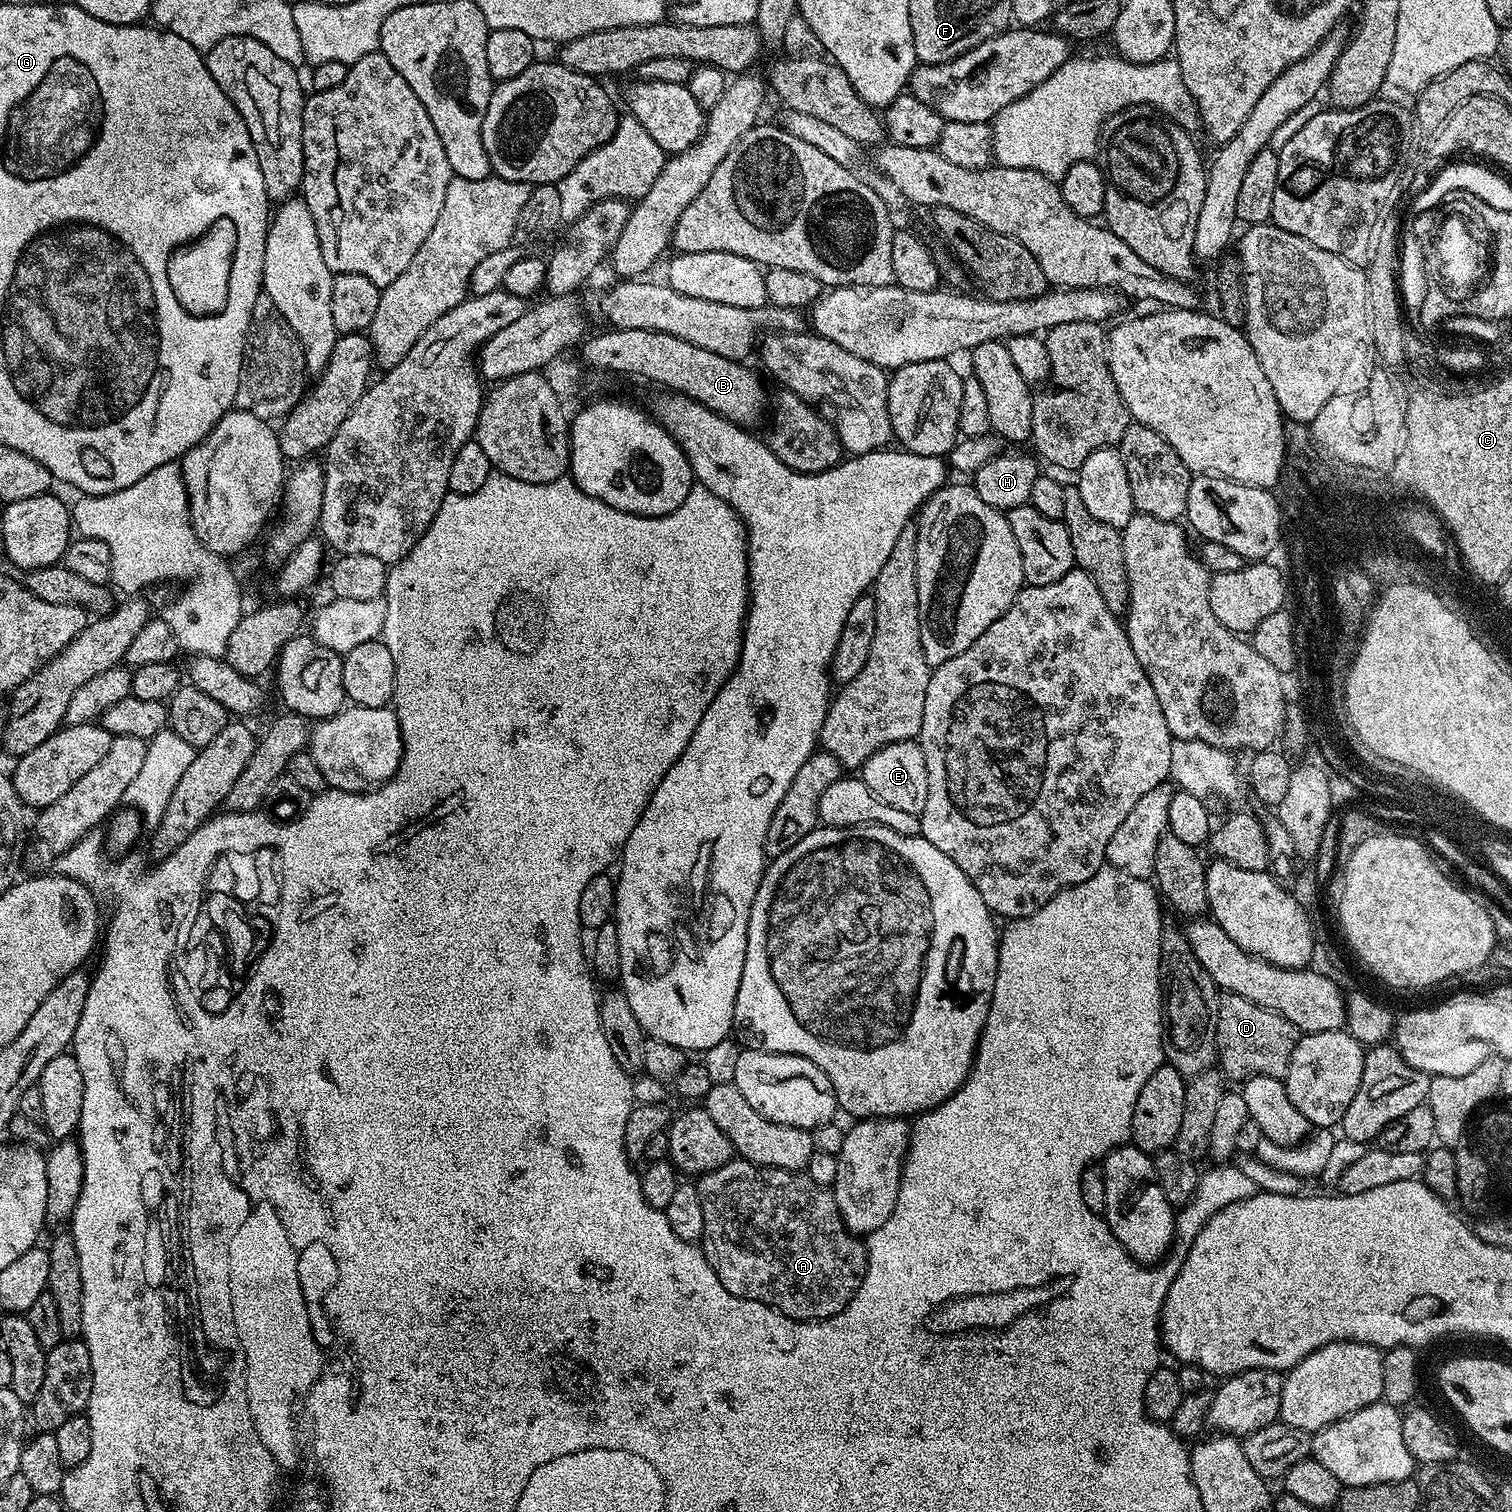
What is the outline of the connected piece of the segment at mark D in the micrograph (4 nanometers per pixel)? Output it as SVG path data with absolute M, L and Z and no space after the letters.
M1227 994L1220 996L1220 1004L1216 1008L1216 1059L1219 1071L1229 1081L1243 1082L1251 1076L1283 1080L1297 1039L1298 1029L1276 1012L1254 1002L1246 1002L1246 998Z

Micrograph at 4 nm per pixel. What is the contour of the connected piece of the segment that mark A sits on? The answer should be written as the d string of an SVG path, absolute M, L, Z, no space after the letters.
M733 1158L730 1162L726 1162L726 1166L713 1172L705 1172L699 1177L698 1187L702 1198L702 1218L704 1219L702 1251L714 1274L718 1274L722 1286L726 1286L730 1294L741 1296L744 1300L762 1302L767 1308L772 1308L791 1320L829 1320L832 1316L837 1316L852 1301L852 1296L860 1288L862 1278L868 1269L868 1249L865 1241L849 1232L848 1227L844 1225L836 1205L836 1197L829 1189L818 1186L804 1172L791 1172L763 1164L751 1164L746 1158Z

